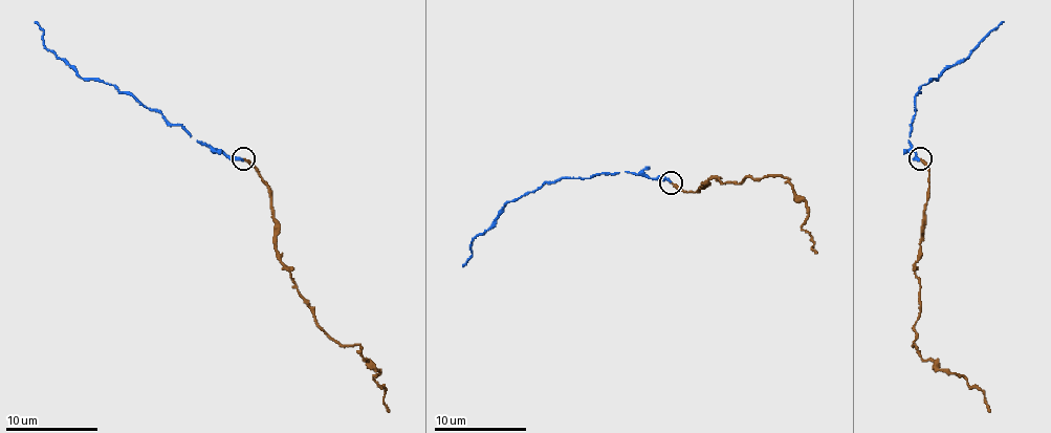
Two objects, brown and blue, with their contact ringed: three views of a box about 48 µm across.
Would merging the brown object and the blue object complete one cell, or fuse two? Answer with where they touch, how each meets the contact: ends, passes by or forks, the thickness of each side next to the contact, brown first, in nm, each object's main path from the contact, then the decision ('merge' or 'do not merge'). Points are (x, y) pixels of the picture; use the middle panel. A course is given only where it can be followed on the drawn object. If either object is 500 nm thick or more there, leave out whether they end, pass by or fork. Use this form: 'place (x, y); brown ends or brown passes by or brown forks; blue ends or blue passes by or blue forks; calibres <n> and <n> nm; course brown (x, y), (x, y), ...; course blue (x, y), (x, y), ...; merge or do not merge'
place (671, 182); brown ends; blue ends; calibres 200 and 240 nm; course brown (672, 182), (683, 191), (697, 191), (710, 177), (741, 182), (782, 175), (805, 202), (803, 228), (816, 254); course blue (669, 182), (626, 171), (545, 182), (533, 191), (508, 200), (474, 239), (472, 254), (462, 267); merge

